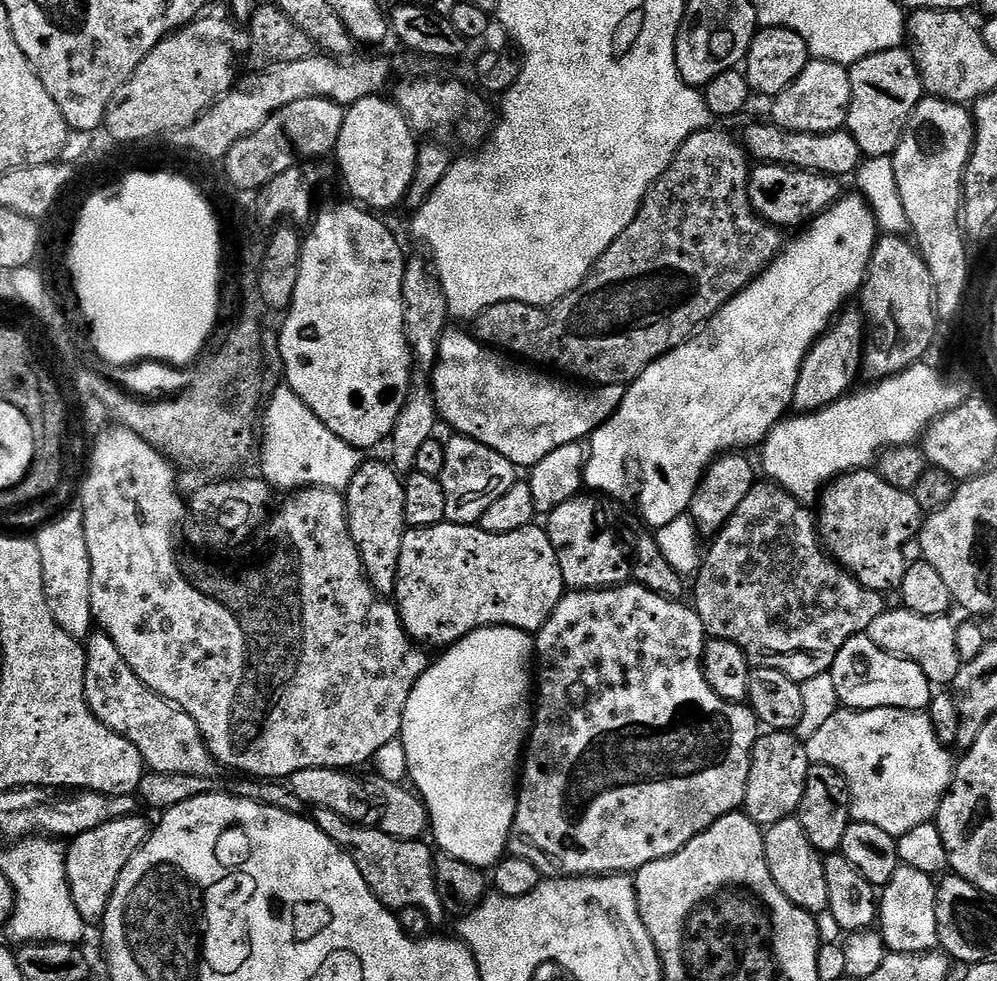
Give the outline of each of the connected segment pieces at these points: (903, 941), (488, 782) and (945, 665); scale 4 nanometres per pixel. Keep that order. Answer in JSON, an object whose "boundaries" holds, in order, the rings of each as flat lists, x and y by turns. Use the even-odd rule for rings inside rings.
{"boundaries":[[[903,866,894,870,894,878,878,896,878,931,889,953,918,954,933,951,939,945,936,886,937,881,922,874,922,870]],[[479,628,441,652,418,678,406,702,398,739,405,746,411,783,428,807,435,847,443,855,488,870,504,859,504,847,516,825,518,773,534,715,536,642,533,633,517,628]],[[896,606,893,612,891,609,878,614,878,618,870,622,866,634,874,646,910,662,918,662,918,666,922,666,922,674,926,674,933,686,948,686,958,674,962,663,954,639,956,624,950,621,948,616,923,616,914,614,906,607]]]}

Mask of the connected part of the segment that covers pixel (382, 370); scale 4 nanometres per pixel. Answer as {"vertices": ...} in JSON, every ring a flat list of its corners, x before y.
{"vertices":[[347,203,332,204,329,208,324,208,321,212,319,209,315,213,314,219,307,229,307,231,309,230,308,236,306,232,302,240,298,286,294,286,294,298,283,317,283,319,285,318,284,325,281,326,280,330,278,329,278,339,283,364,282,376,287,387,294,389,298,398,302,398,302,402,306,402,306,406,310,406,310,410,314,410,314,414,318,414,321,422,330,430,334,430,334,434,338,434,338,438,350,442,356,448,367,450,367,448,374,447,375,444,382,443,383,440,385,443,391,437,396,419,400,417,400,411,404,409,404,402,408,399,410,389,414,384,414,361,412,352,408,349,408,339,404,333,402,278,404,277,406,255,404,256,403,250,400,249,399,242,392,237,391,230,382,221,375,220,372,217,375,215,371,211,365,210,355,203]]}

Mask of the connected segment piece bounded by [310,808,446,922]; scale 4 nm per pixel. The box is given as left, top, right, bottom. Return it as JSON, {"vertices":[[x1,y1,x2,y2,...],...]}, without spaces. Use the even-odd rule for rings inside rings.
{"vertices":[[312,808,310,819,313,824,326,834,358,866,366,886,379,898,387,908,417,908,428,916,429,921,436,922,446,915,444,902,436,889,436,870,434,852,420,840,399,840,390,838,390,834,381,832,379,827,357,826,344,820,334,810]]}

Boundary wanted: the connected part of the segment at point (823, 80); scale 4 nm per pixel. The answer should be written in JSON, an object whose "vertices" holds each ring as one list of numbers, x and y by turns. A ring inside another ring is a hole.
{"vertices":[[809,59,808,65,771,101,771,123,785,132,822,134,839,132,847,125,850,110,850,71,832,60]]}

